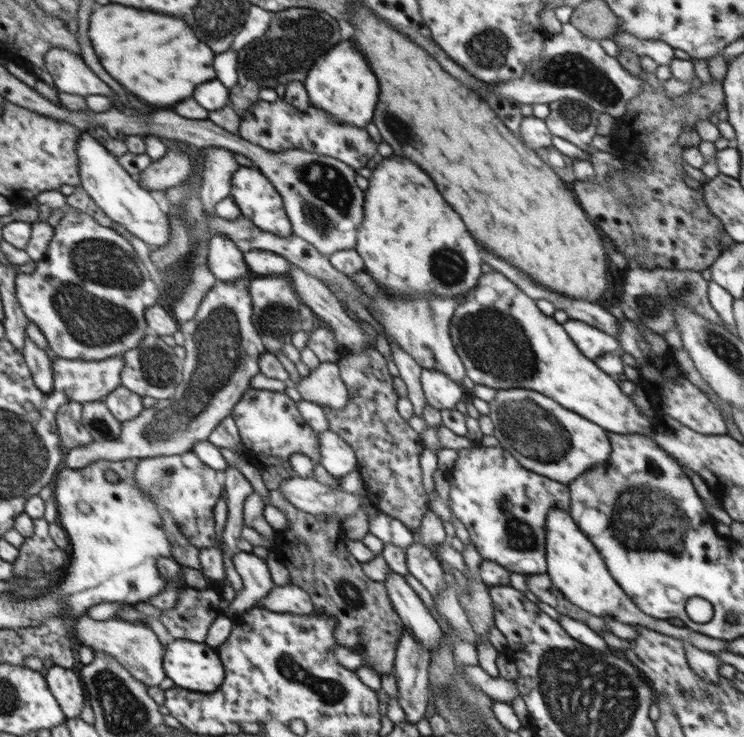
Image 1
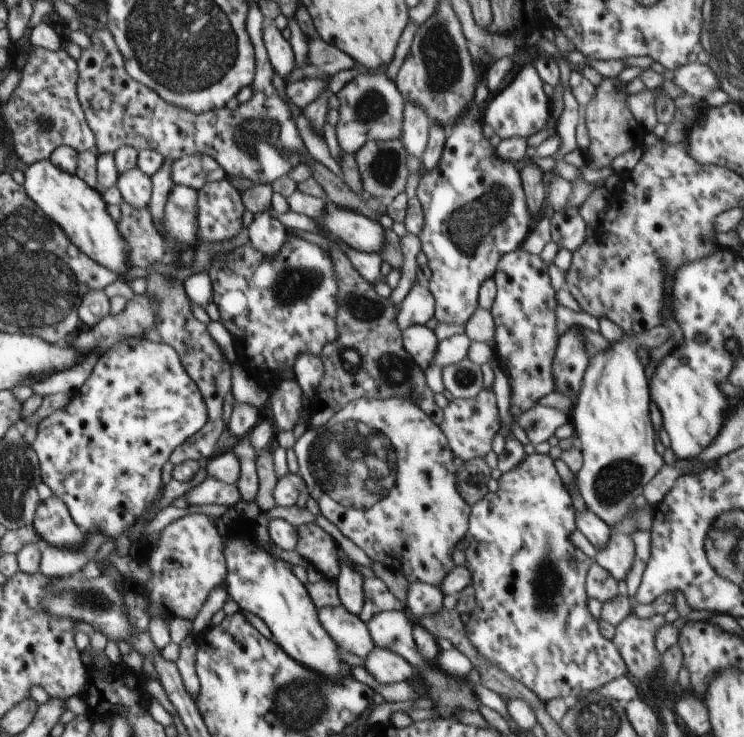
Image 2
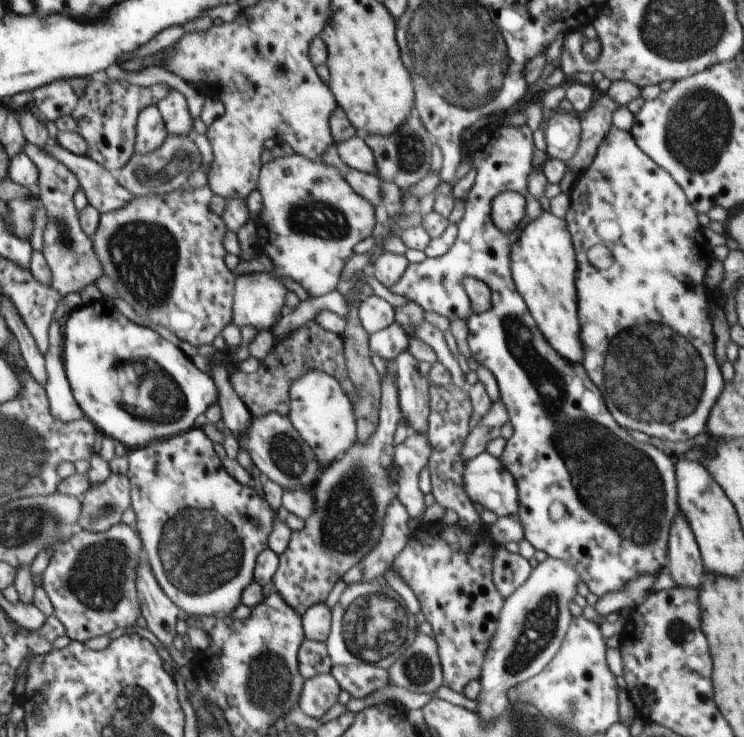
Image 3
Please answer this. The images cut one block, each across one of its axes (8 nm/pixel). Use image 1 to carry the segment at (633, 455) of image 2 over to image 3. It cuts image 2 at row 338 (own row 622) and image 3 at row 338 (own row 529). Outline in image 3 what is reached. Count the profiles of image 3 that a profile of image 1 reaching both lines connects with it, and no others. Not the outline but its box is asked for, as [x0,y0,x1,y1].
[510,211,584,364]

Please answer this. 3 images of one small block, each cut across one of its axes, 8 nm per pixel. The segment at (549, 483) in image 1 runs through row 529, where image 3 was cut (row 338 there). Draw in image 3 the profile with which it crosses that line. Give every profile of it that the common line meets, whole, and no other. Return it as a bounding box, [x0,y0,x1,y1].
[389,121,678,597]

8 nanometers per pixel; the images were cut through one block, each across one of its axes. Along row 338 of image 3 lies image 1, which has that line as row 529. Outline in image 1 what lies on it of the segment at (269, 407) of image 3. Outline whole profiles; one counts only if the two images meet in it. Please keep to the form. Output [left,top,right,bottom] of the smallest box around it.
[269,487,403,677]

